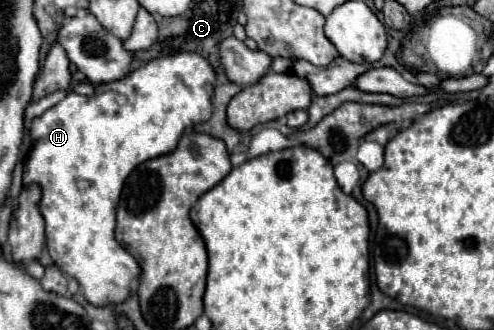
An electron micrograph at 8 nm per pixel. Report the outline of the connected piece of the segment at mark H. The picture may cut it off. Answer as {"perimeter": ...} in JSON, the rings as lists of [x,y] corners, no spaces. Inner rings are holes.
{"perimeter":[[[184,52],[184,54],[176,54],[176,56],[168,56],[168,58],[156,58],[152,62],[148,62],[150,66],[140,66],[138,70],[130,72],[126,78],[122,80],[116,80],[112,84],[102,84],[96,88],[96,94],[94,96],[82,96],[76,92],[69,92],[66,97],[58,104],[54,105],[42,116],[38,116],[32,126],[30,126],[30,136],[32,136],[32,148],[28,152],[28,158],[24,162],[24,184],[30,184],[30,182],[38,182],[40,188],[42,188],[42,200],[40,200],[40,212],[46,220],[46,246],[48,246],[48,252],[52,256],[52,260],[58,264],[58,268],[64,272],[64,274],[70,274],[72,278],[76,278],[80,282],[80,292],[84,294],[84,298],[92,304],[92,306],[106,306],[106,304],[122,304],[126,298],[130,298],[132,294],[132,282],[138,280],[138,274],[142,272],[136,258],[116,242],[114,238],[114,228],[116,228],[116,206],[118,206],[118,198],[120,198],[120,192],[122,192],[122,186],[128,178],[128,174],[142,162],[150,160],[150,158],[156,158],[156,156],[162,156],[162,154],[168,154],[170,150],[174,150],[174,146],[178,144],[178,138],[182,136],[182,132],[192,126],[192,124],[198,124],[198,122],[206,122],[206,118],[210,118],[212,114],[212,92],[214,92],[214,80],[216,80],[216,74],[212,70],[212,66],[200,56],[200,54],[194,54],[194,52]]]}

